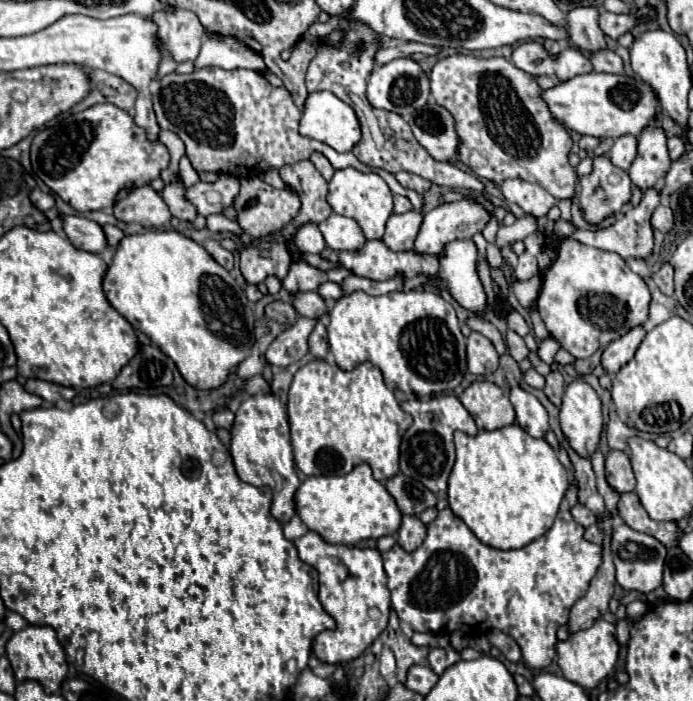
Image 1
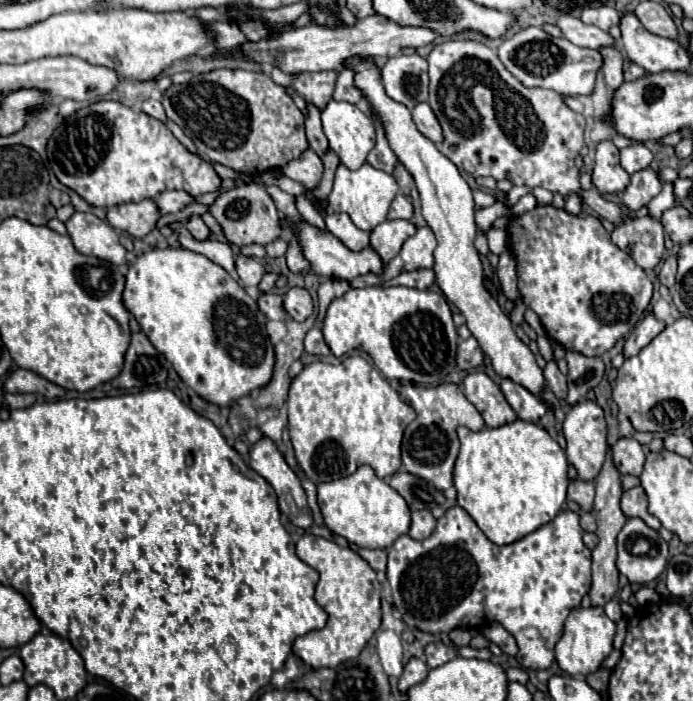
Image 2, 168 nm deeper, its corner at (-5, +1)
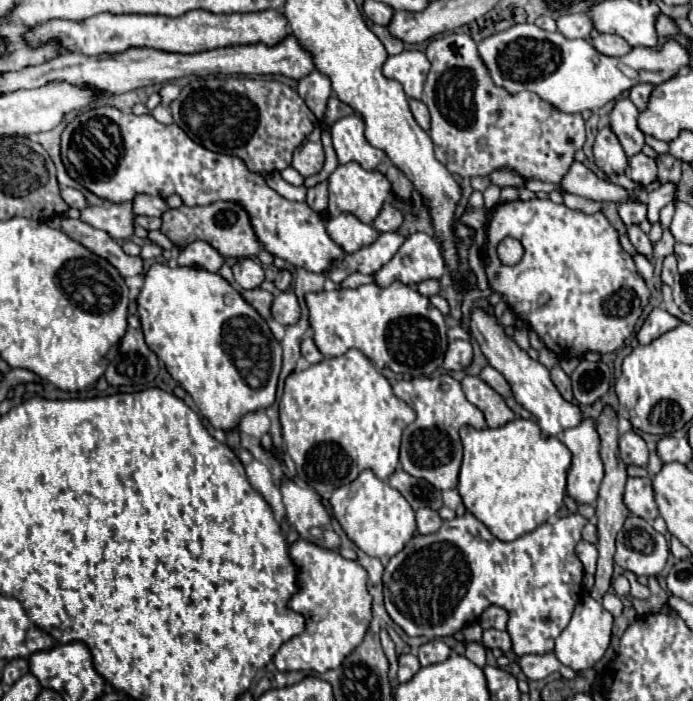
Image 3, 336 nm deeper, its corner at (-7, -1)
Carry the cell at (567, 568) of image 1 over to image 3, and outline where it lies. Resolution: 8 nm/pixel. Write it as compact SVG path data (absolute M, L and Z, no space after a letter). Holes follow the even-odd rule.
M464 513L462 517L454 517L450 521L444 521L442 527L432 533L432 535L420 535L420 533L414 533L414 537L404 545L404 549L400 553L396 553L394 557L390 557L386 569L384 569L384 603L386 603L386 611L388 615L392 617L392 621L396 625L400 625L404 629L406 635L412 635L412 637L426 637L426 639L440 639L440 637L448 637L448 635L454 635L456 631L460 631L464 625L468 623L474 623L480 619L480 615L492 607L492 605L498 605L502 609L508 611L508 633L510 633L510 639L512 639L512 649L518 657L522 655L528 655L528 653L534 653L534 655L544 655L548 651L554 649L554 641L556 637L562 633L562 629L568 625L572 613L574 613L574 607L580 599L580 593L582 593L582 577L584 577L584 567L580 563L580 559L576 557L576 545L578 541L582 539L582 527L586 525L588 521L576 513L576 515L566 515L566 517L560 517L556 521L548 521L548 523L542 523L540 527L536 527L534 531L518 537L516 541L510 541L510 543L504 543L504 541L498 541L488 529L484 523L480 523L472 513Z

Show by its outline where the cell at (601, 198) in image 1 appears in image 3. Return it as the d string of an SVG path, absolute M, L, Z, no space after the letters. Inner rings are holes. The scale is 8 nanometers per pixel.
M602 127L594 141L594 163L600 171L604 171L608 177L624 173L628 167L628 157L616 139L616 135L610 131L610 127Z

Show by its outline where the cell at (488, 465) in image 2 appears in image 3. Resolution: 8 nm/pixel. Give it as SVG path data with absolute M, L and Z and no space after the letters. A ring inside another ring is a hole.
M514 419L498 429L462 427L464 461L458 493L464 507L482 521L500 541L514 541L546 523L562 505L572 453L556 437L542 437L540 427L528 419Z

